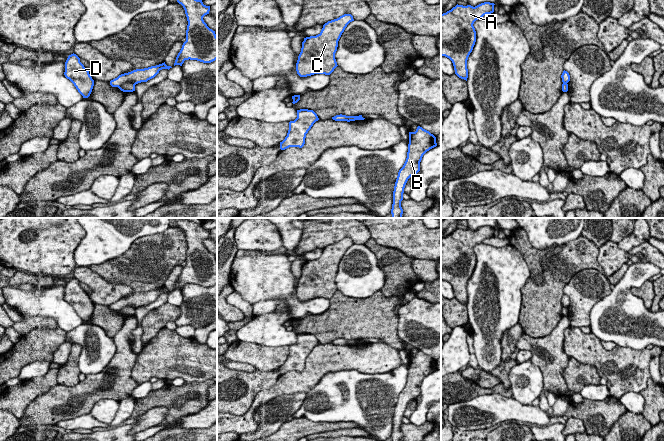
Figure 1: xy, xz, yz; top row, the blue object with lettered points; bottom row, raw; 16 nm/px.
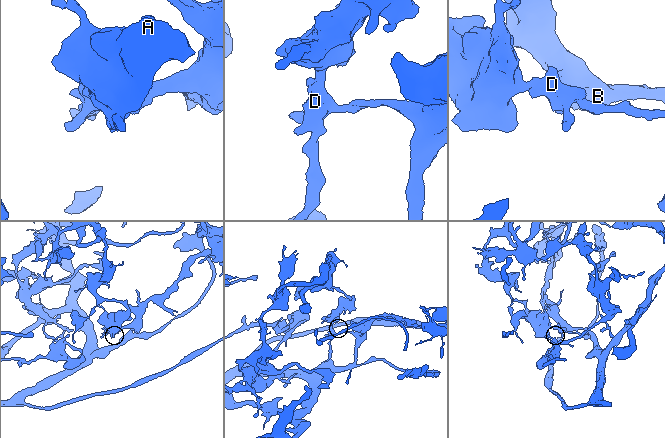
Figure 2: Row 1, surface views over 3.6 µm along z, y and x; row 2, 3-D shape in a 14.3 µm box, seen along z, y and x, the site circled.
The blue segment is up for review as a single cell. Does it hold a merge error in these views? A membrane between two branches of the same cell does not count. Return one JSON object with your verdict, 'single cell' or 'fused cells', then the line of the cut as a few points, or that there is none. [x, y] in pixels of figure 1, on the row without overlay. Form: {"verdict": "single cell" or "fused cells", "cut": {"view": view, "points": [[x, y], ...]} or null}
{"verdict": "fused cells", "cut": {"view": "xy", "points": [[135, 308], [124, 306], [118, 311]]}}

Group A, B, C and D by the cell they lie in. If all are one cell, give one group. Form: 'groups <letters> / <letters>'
groups A C D / B

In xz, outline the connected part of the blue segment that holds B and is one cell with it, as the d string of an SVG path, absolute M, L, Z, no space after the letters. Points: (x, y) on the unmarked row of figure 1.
M418 350L415 356L409 356L407 382L399 394L393 415L392 441L402 441L401 425L405 409L411 400L420 395L420 386L423 379L437 370L436 361L429 355Z

